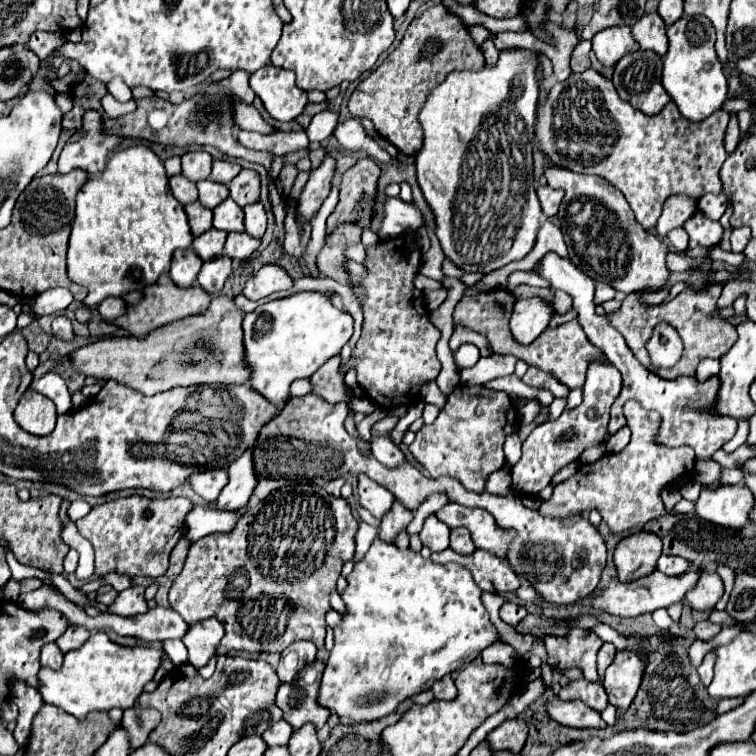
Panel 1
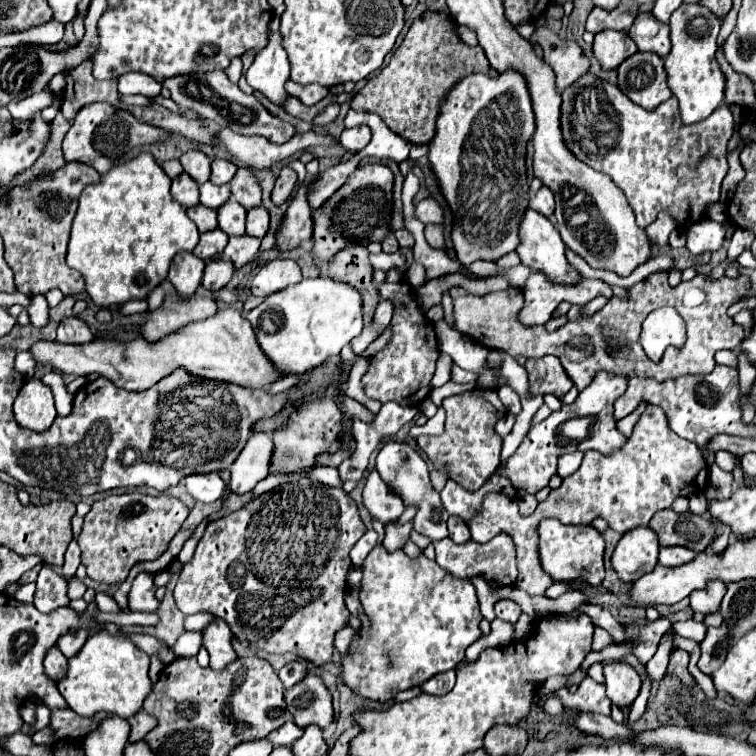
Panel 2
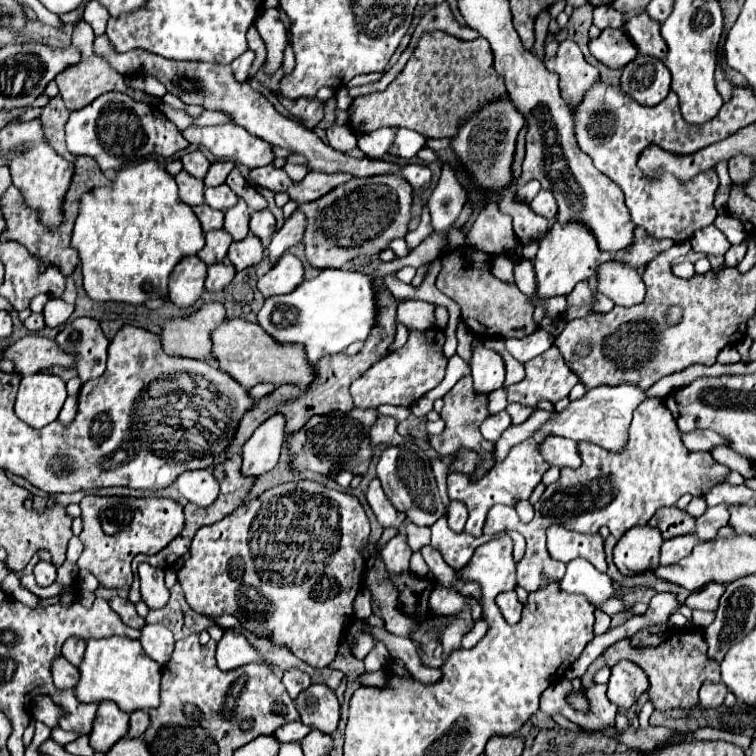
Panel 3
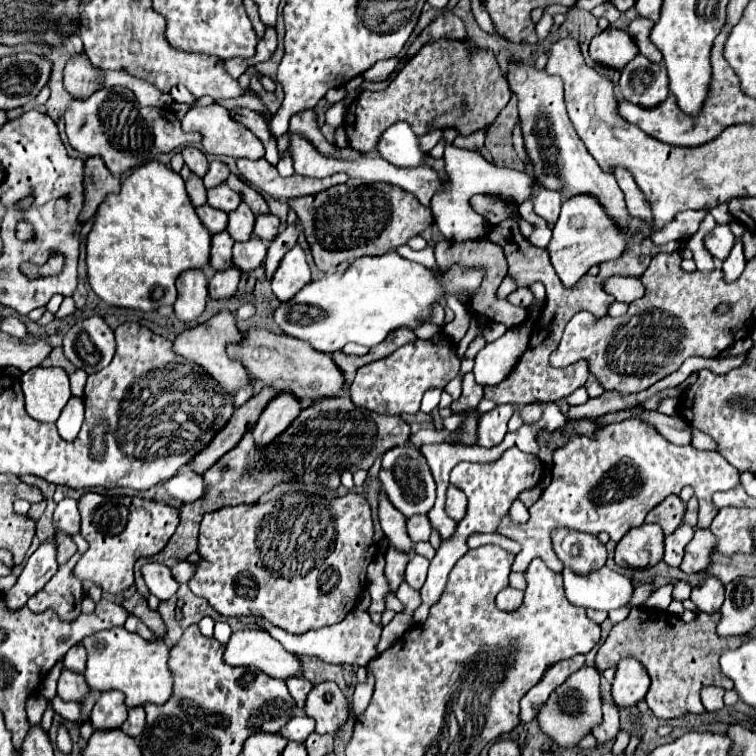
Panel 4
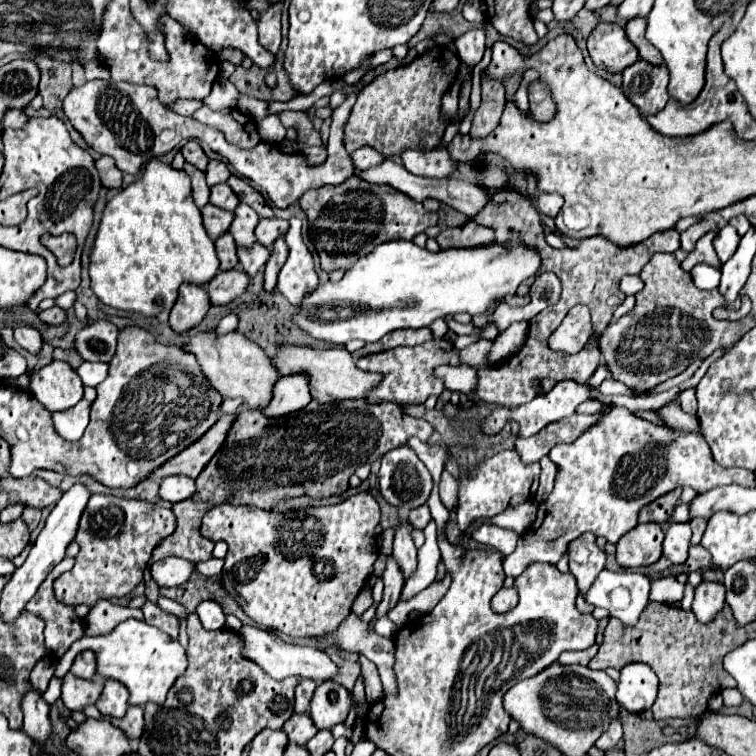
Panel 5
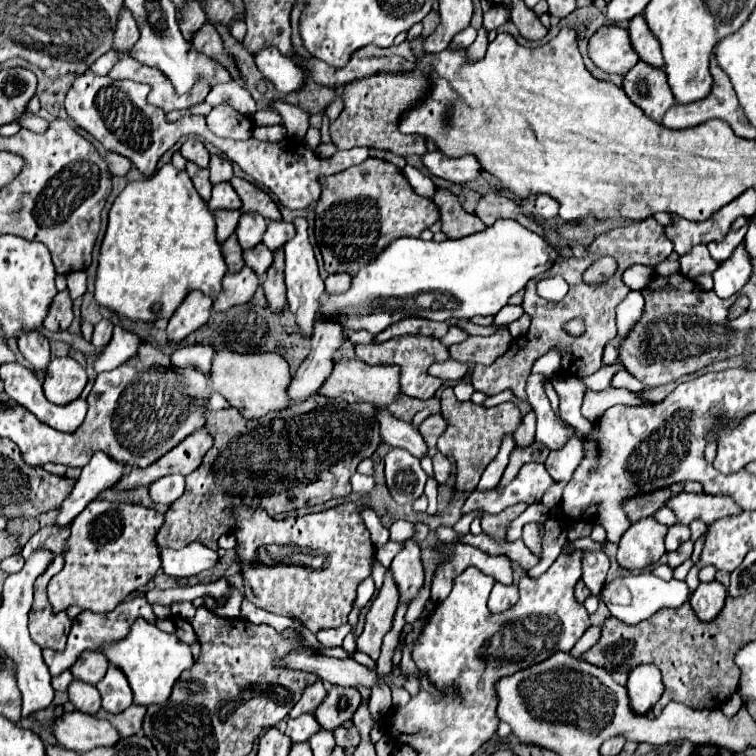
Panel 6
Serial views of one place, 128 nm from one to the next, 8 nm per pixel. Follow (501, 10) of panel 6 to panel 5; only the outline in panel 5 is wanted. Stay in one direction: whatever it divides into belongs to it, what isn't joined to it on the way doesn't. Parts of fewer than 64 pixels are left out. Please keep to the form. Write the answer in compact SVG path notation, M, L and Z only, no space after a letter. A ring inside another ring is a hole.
M476 28L476 30L470 30L466 34L462 34L460 38L456 38L456 48L458 48L458 56L474 66L482 60L484 56L484 50L486 50L486 32L484 28Z

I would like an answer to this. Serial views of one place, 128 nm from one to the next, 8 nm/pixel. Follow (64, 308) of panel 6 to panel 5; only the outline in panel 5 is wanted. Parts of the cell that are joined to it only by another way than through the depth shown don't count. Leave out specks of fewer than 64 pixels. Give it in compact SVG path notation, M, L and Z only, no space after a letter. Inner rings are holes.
M52 306L48 310L40 310L38 316L40 316L42 322L46 322L50 326L58 326L58 324L66 322L66 310L60 308L60 306Z

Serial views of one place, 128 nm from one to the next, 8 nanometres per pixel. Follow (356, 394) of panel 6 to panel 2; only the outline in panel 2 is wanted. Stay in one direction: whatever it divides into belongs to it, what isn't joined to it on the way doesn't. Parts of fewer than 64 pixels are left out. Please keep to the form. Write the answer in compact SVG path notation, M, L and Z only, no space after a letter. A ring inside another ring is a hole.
M232 306L218 310L216 316L204 322L188 324L180 332L174 332L172 336L166 336L158 342L146 342L144 338L136 338L130 342L94 340L88 344L58 344L38 340L32 344L30 354L36 360L36 364L50 364L62 374L98 374L110 378L120 388L136 392L150 388L152 384L156 384L156 380L164 378L178 366L188 368L188 372L196 376L224 380L244 388L264 388L282 376L282 372L262 352L252 324L246 318L242 318L238 308Z

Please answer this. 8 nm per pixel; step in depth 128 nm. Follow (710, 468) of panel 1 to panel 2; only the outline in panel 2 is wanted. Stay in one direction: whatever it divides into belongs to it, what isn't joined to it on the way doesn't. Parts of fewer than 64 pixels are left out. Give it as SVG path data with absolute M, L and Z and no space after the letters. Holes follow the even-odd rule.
M716 452L716 460L714 460L722 470L726 472L732 472L734 468L740 466L740 458L736 454L730 454L730 452Z

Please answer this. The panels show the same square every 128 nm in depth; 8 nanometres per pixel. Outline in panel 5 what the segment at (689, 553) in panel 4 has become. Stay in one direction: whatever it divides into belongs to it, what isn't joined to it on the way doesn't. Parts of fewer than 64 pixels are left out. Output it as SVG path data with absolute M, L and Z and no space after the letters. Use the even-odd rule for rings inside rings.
M694 518L692 522L690 522L690 526L692 529L692 534L690 544L700 544L702 536L704 534L704 528L707 526L707 520L704 518Z

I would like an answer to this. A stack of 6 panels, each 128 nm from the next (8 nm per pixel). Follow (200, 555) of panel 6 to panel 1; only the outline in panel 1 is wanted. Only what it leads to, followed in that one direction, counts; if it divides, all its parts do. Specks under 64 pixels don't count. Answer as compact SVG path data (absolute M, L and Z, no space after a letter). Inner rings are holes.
M130 586L122 590L116 598L114 604L108 606L108 612L120 614L120 616L134 616L134 614L144 614L148 610L148 604L144 600L144 586Z

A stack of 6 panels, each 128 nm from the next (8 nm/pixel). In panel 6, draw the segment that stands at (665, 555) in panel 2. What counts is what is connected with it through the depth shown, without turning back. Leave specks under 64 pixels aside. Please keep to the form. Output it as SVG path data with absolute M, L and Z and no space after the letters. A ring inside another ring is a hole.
M674 524L668 528L666 534L666 550L676 550L682 542L686 542L690 538L690 530L684 524Z

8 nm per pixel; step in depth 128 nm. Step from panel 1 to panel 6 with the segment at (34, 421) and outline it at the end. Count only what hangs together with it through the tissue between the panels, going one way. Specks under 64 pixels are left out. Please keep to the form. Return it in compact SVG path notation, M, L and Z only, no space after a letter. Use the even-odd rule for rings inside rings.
M54 358L46 368L44 394L54 404L68 404L82 394L86 382L86 372L74 358Z

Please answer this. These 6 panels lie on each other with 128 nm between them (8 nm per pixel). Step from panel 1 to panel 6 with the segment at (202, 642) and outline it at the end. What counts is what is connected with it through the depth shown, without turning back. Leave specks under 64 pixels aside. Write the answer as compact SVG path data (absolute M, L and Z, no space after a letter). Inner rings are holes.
M296 652L292 656L288 656L288 660L282 660L282 664L286 668L300 668L306 672L316 672L324 682L330 684L338 684L338 686L366 686L366 688L374 688L380 684L386 686L404 686L404 682L408 680L400 668L400 664L396 668L392 668L386 676L378 674L378 668L368 668L358 664L354 658L346 658L346 660L338 660L338 658L330 658L330 656L312 656L306 652Z

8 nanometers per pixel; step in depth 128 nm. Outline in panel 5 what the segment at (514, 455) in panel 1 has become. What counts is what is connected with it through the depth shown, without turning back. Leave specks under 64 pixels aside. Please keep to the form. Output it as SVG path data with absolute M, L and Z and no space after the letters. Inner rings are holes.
M562 380L558 382L546 396L536 396L532 402L524 404L524 406L516 406L516 408L506 408L506 406L500 406L496 408L482 424L482 432L484 434L496 434L500 432L500 428L504 426L506 420L516 420L520 424L520 436L522 438L528 438L528 436L534 436L538 434L546 424L550 422L556 422L560 418L568 418L576 412L576 406L588 399L588 396L592 394L594 390L590 388L590 384L578 384L574 380Z

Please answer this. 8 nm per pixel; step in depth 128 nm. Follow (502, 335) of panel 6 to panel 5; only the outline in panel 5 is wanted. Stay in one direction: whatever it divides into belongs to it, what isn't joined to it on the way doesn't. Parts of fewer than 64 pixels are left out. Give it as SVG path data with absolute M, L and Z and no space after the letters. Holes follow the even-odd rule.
M482 338L482 340L478 340L478 342L460 350L460 362L468 364L472 368L482 368L482 366L486 366L486 360L488 360L492 346L494 346L494 340Z

